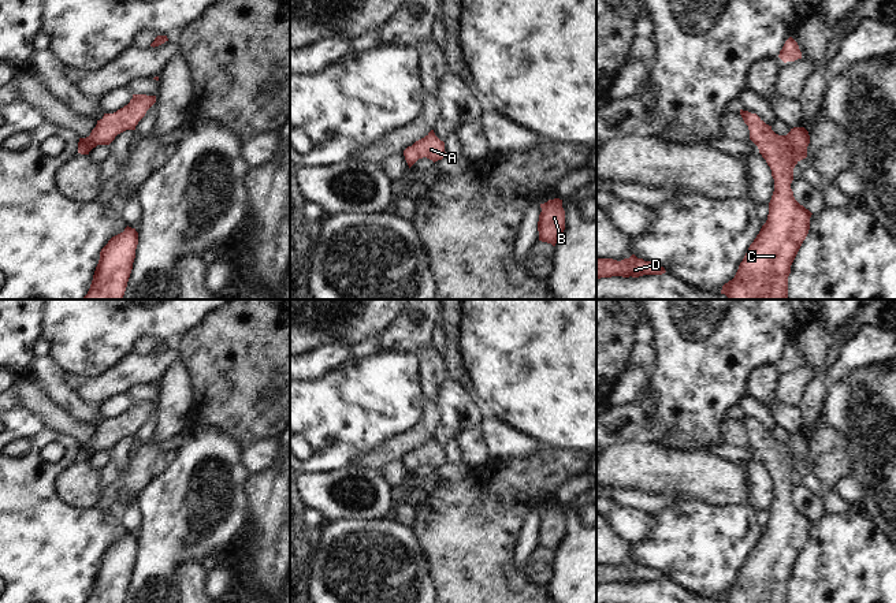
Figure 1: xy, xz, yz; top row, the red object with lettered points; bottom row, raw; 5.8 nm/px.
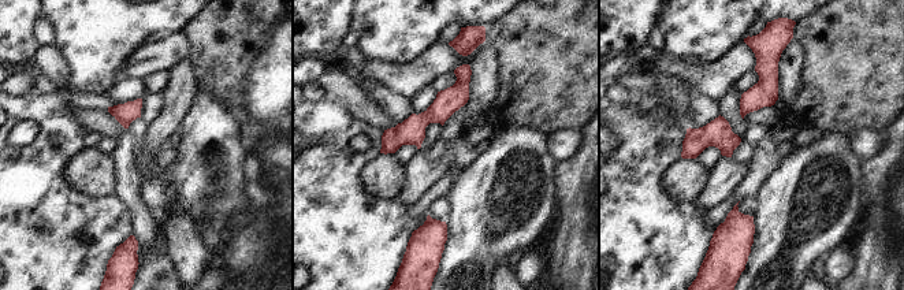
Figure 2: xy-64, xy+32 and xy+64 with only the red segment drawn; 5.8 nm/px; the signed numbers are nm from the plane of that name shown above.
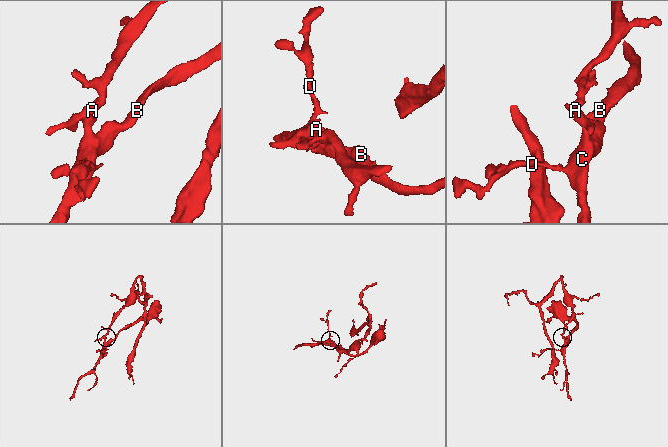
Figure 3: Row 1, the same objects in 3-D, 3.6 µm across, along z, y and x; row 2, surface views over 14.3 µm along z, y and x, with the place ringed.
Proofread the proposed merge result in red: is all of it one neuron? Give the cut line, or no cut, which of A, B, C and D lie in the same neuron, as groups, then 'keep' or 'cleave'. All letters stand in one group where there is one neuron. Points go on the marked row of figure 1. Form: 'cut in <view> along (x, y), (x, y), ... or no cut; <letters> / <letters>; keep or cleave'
no cut; A B C D; keep

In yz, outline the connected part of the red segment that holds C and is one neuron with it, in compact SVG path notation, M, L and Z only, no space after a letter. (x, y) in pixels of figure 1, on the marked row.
M740 109L740 115L748 126L750 139L772 170L774 191L766 223L750 245L735 278L722 286L721 294L729 299L788 299L791 265L808 234L813 215L795 200L791 189L795 165L807 157L810 135L804 127L793 127L787 135L778 135L756 113Z

